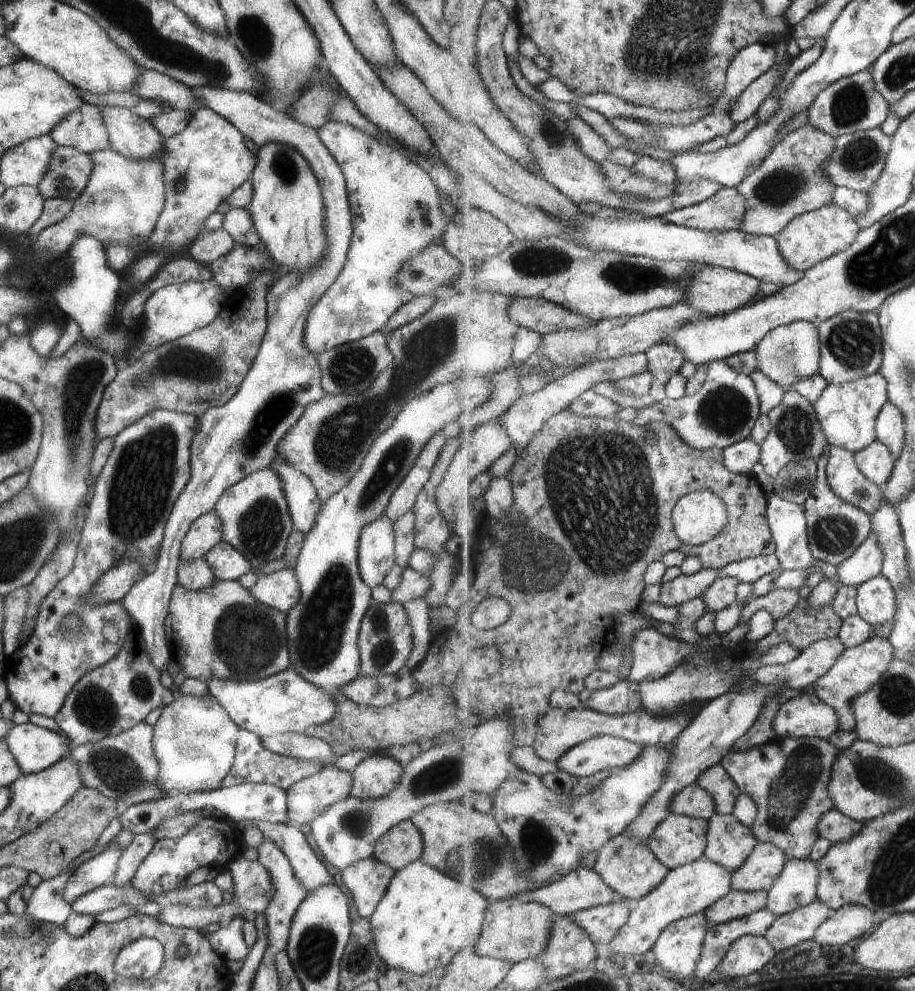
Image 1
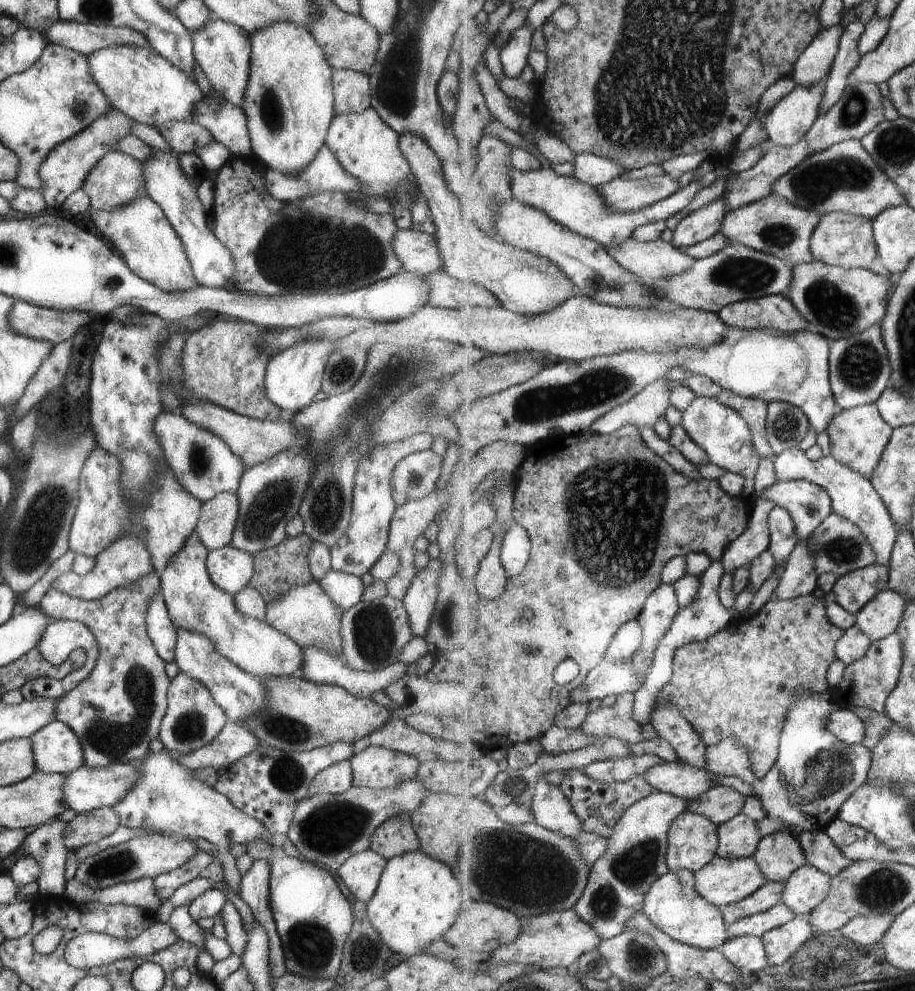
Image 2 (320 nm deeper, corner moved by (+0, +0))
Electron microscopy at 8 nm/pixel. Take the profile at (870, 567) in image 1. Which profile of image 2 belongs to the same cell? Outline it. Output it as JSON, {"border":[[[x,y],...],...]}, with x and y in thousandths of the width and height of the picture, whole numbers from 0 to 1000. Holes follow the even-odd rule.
{"border":[[[872,451],[848,459],[846,469],[851,485],[881,484],[902,492],[908,499],[911,517],[931,525],[945,538],[957,557],[957,567],[967,571],[974,569],[975,557],[981,544],[981,531],[963,499],[945,479],[919,468],[909,458],[886,465]]]}

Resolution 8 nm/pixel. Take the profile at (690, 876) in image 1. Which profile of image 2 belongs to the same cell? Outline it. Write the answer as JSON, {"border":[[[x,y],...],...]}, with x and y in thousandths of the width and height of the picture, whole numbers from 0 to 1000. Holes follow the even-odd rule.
{"border":[[[784,862],[777,871],[761,881],[761,895],[775,910],[786,916],[810,910],[820,905],[838,891],[838,886],[825,864],[793,867]]]}

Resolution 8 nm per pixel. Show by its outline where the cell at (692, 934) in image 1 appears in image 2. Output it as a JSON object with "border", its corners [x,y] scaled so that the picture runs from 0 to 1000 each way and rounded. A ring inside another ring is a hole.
{"border":[[[732,878],[718,887],[705,905],[703,920],[733,947],[768,959],[788,959],[796,948],[791,922],[784,913],[766,904],[761,895],[761,882],[754,878]]]}

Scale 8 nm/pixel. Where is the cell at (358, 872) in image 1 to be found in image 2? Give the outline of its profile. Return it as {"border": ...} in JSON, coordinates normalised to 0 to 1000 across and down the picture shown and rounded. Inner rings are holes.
{"border":[[[403,855],[386,861],[368,876],[368,884],[390,908],[400,911],[408,904],[422,868]]]}

